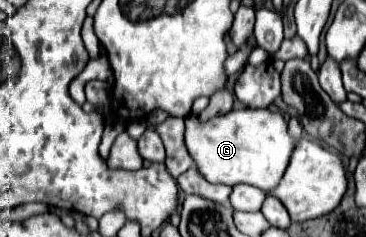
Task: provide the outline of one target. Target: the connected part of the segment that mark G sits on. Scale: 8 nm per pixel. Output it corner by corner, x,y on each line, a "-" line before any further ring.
233,109
209,121
201,121
197,115
187,115
185,147
205,181
223,185
247,183
267,193
281,181
295,149
295,141
289,137
281,113
269,109

